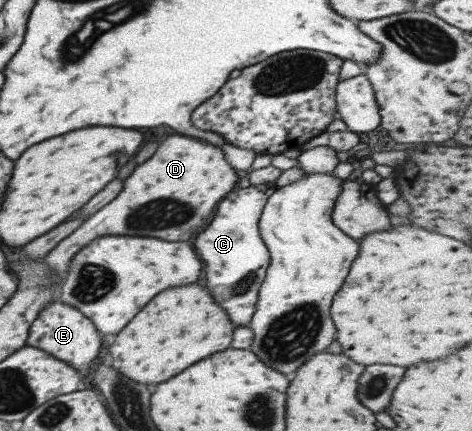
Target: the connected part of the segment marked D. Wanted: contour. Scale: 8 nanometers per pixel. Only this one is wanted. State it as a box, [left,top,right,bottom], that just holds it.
[43,136,237,285]

